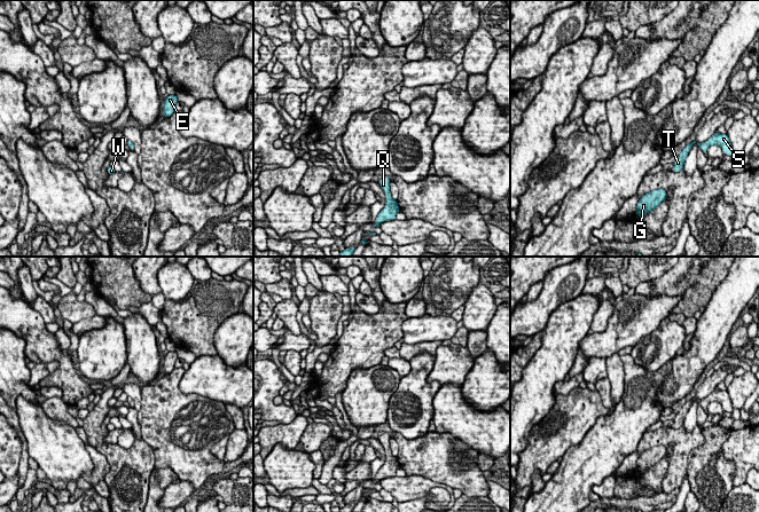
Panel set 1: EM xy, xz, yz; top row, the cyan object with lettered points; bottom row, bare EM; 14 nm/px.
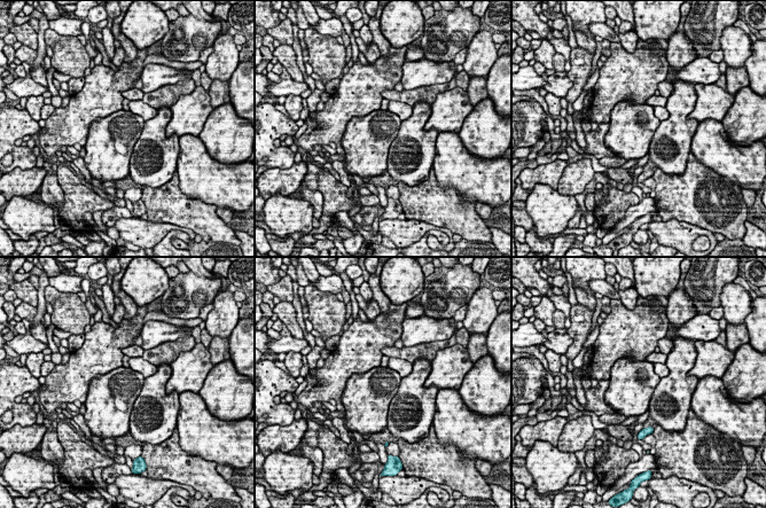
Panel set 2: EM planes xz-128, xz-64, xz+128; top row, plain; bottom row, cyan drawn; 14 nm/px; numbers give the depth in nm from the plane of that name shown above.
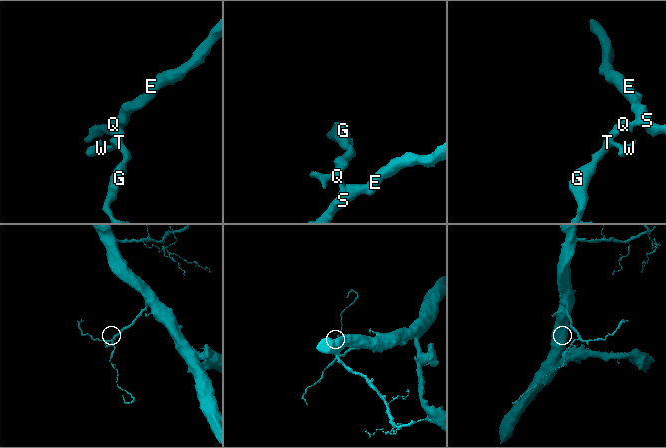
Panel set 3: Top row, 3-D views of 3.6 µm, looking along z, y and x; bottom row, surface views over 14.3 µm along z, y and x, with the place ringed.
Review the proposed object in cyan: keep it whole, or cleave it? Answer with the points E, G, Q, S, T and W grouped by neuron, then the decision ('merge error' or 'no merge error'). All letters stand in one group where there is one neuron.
E G Q S T W; no merge error

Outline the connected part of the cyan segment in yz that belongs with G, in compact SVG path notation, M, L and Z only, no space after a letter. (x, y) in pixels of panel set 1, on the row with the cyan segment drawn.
M657 189L642 196L639 200L635 213L642 219L647 213L655 210L666 196L664 189Z

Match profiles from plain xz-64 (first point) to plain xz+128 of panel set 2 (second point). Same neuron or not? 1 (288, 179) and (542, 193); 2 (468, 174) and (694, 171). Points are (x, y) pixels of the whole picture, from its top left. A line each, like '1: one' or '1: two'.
1: two
2: two

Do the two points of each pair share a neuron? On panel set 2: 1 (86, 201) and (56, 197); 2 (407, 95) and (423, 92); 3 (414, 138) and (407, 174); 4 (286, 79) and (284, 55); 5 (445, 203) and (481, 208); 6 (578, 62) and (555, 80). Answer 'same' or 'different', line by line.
1: different
2: same
3: same
4: different
5: different
6: different

